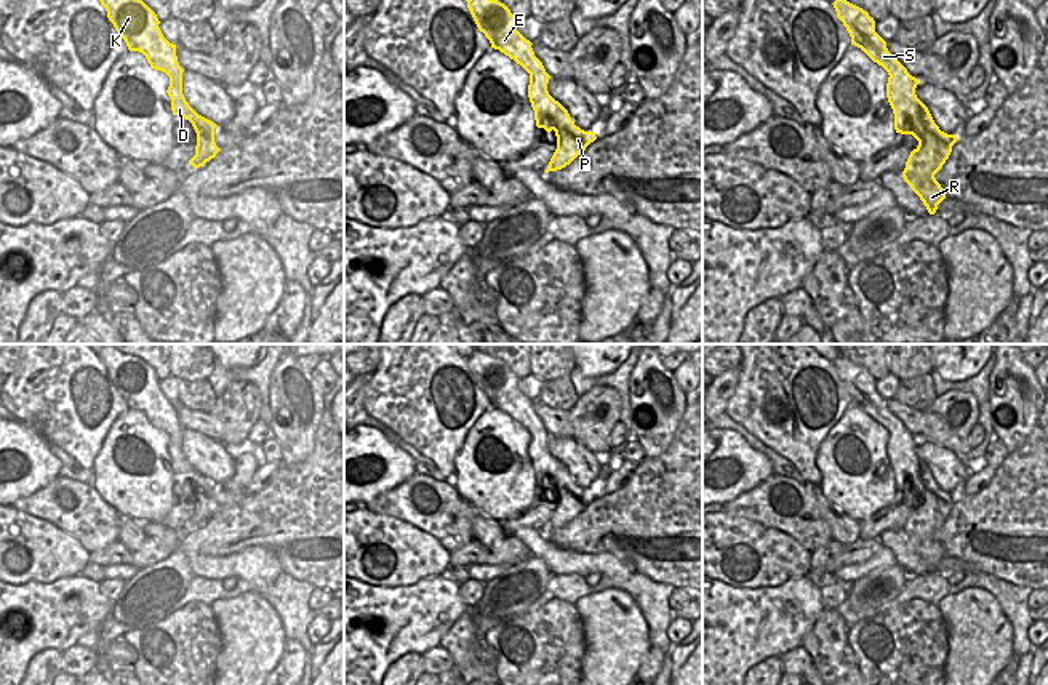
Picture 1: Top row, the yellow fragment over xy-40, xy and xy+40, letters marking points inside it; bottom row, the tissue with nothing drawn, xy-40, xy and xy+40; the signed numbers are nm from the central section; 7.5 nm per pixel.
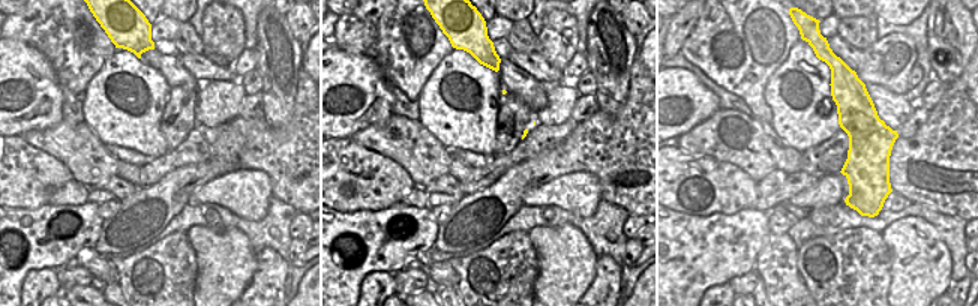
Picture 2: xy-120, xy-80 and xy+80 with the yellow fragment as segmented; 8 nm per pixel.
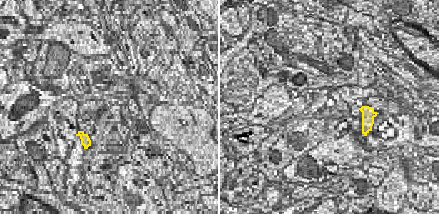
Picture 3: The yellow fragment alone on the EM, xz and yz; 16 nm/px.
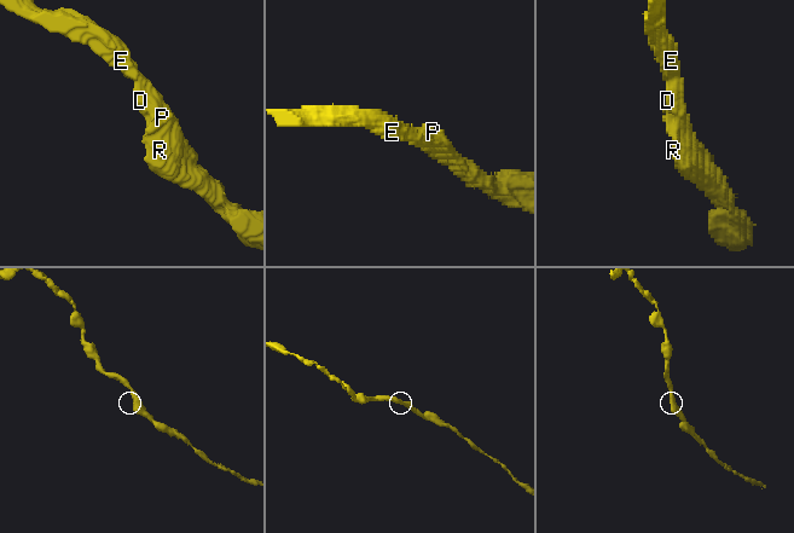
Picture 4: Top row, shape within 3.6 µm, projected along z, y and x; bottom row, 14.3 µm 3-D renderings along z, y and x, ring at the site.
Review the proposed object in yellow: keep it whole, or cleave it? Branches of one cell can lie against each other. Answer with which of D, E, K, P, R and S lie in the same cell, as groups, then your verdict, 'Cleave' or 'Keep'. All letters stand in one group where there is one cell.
Groups: D E K P R S. Keep.

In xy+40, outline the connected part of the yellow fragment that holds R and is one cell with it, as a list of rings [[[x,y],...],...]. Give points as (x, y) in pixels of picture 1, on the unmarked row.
[[[838,355],[837,376],[846,386],[851,403],[861,407],[888,431],[886,456],[894,472],[894,488],[912,493],[918,504],[910,511],[902,530],[904,539],[920,555],[930,573],[946,557],[934,533],[942,527],[957,501],[934,482],[928,466],[917,456],[918,439],[888,410],[886,400],[875,391],[875,379],[862,367]]]

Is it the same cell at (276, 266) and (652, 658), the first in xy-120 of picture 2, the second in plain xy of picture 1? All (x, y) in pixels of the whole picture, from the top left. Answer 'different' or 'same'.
same

